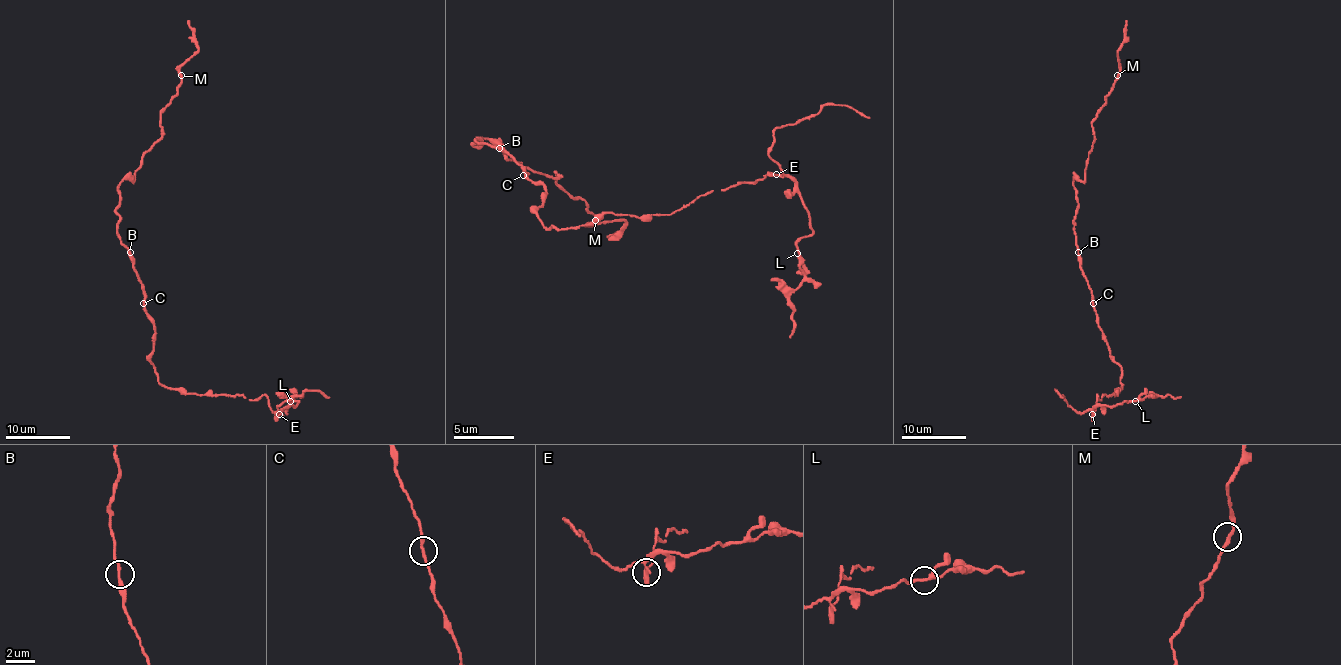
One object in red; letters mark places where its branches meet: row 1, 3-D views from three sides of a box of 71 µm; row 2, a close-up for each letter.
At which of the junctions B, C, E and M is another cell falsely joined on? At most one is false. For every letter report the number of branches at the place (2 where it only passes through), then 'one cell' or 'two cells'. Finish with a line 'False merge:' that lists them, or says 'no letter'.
B: 2 branches meet; one cell
C: 2 branches meet; one cell
E: 3 branches meet; two cells
M: 2 branches meet; one cell
False merge: E

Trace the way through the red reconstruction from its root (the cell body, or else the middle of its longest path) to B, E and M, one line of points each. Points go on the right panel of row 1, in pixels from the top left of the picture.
B: (1093, 302), (1091, 289), (1080, 266), (1078, 252)
E: (1093, 302), (1103, 339), (1122, 372), (1122, 386), (1115, 394), (1104, 394), (1099, 401), (1098, 394), (1093, 414)
M: (1093, 302), (1073, 231), (1078, 210), (1073, 180), (1085, 179), (1094, 138), (1091, 121), (1117, 75)

